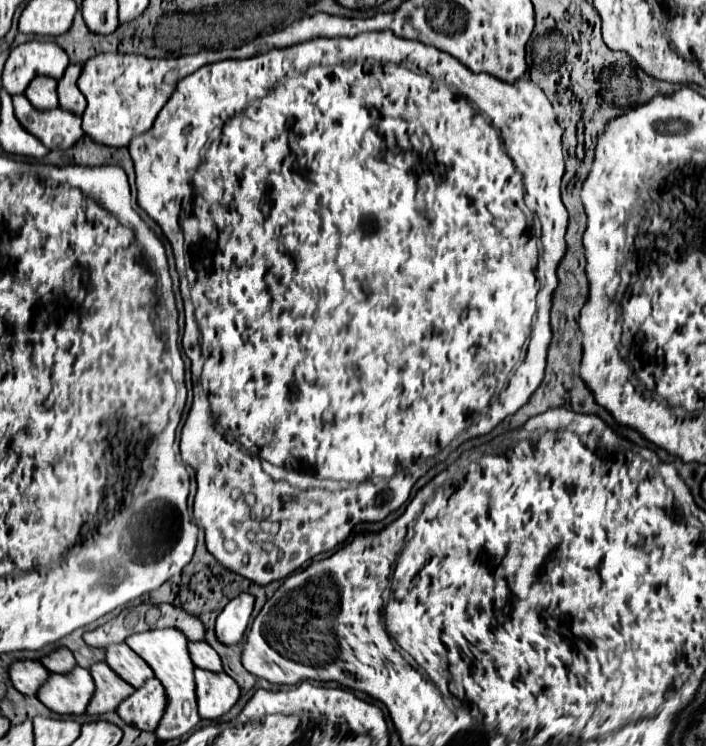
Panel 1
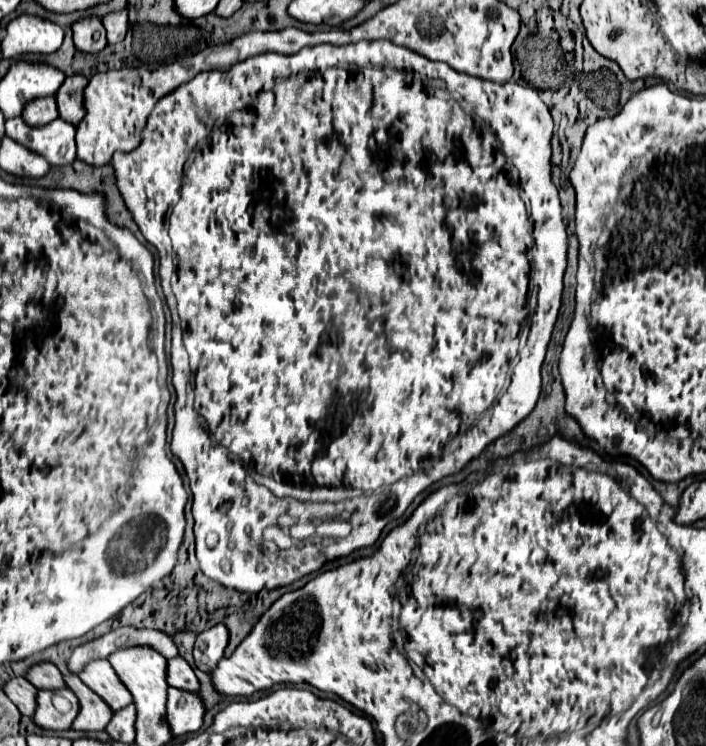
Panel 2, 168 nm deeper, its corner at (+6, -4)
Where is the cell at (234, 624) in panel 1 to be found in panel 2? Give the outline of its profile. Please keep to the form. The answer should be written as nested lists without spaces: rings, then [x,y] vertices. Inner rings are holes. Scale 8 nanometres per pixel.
[[[215,625],[213,629],[199,633],[195,647],[193,647],[193,659],[195,663],[207,671],[213,671],[223,657],[223,649],[227,647],[227,633],[225,625]]]

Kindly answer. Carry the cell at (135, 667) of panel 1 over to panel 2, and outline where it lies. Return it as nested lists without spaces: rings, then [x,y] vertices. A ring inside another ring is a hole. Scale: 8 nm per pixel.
[[[107,659],[89,661],[89,665],[85,665],[85,669],[79,673],[79,679],[93,693],[97,693],[109,705],[111,711],[119,711],[131,703],[129,691],[125,689],[125,685],[121,685],[119,677],[113,673],[113,667]]]

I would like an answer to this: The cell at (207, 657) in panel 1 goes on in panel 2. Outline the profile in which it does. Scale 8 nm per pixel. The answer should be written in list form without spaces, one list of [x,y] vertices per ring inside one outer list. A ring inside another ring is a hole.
[[[173,657],[167,661],[167,685],[191,693],[199,689],[199,681],[193,673],[193,667],[181,657]]]

